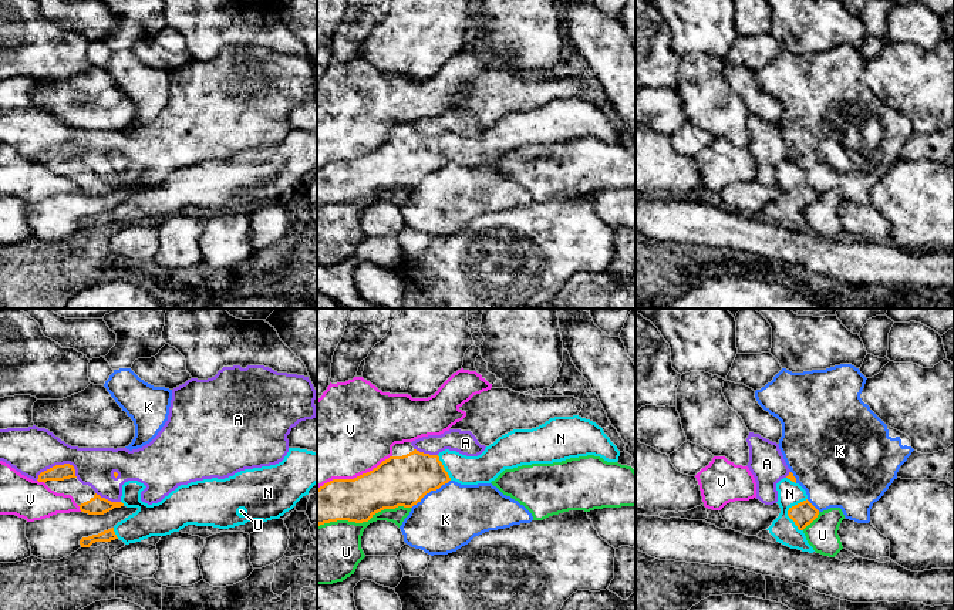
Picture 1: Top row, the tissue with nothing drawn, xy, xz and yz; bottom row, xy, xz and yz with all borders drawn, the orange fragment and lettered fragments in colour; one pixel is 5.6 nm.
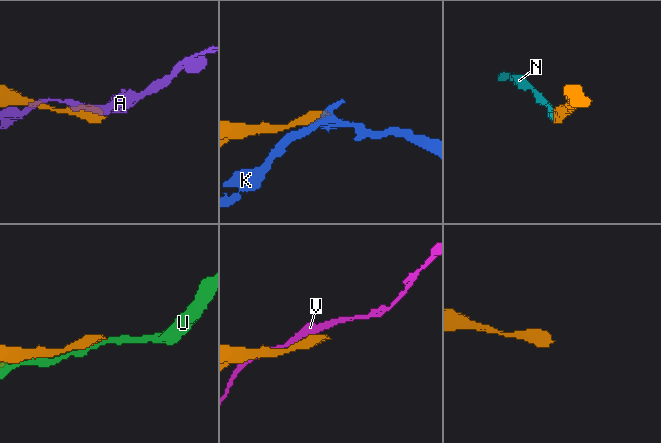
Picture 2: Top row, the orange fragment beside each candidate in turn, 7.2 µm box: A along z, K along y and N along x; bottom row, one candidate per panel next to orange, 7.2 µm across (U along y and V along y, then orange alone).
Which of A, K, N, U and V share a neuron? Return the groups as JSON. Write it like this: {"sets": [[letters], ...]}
{"sets": [["A"], ["K"], ["N"], ["U"], ["V"]]}

